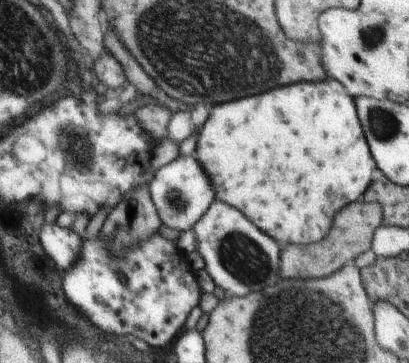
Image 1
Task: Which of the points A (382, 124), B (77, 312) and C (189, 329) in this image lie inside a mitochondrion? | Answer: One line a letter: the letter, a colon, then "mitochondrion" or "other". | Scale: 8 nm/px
A: mitochondrion
B: other
C: other

